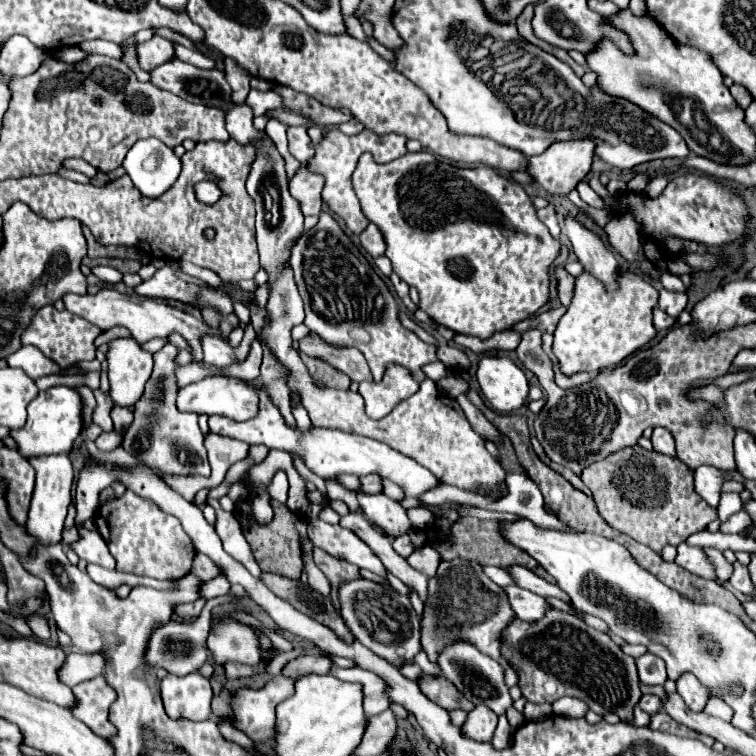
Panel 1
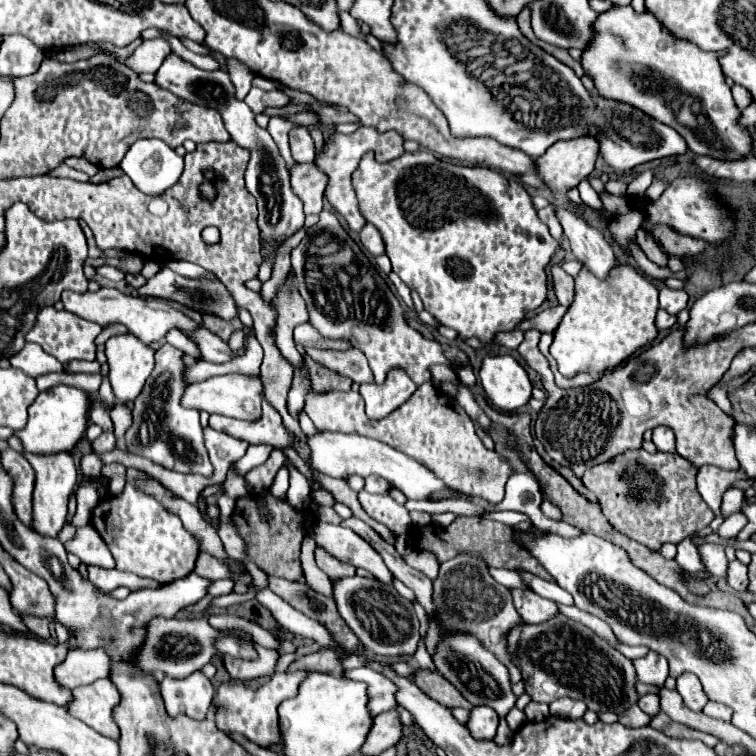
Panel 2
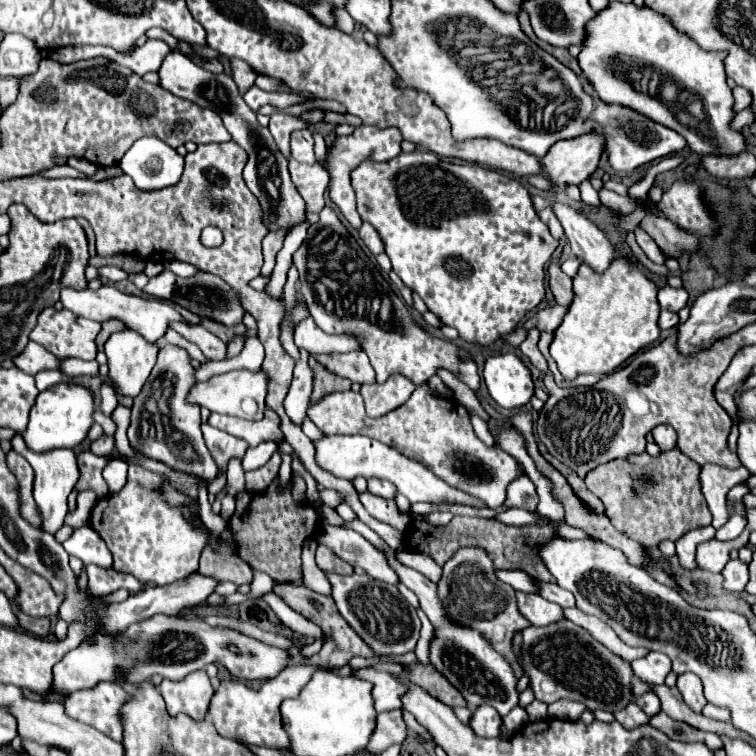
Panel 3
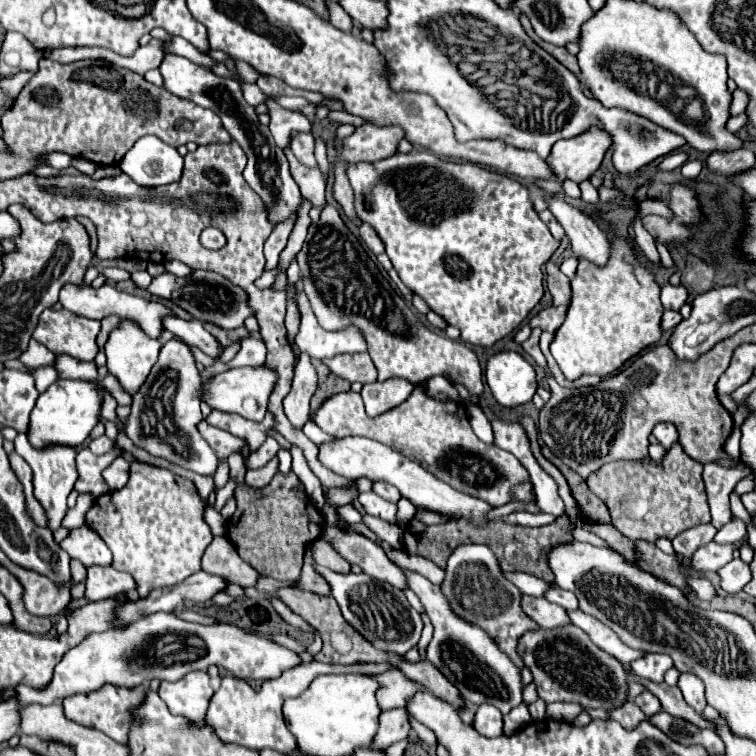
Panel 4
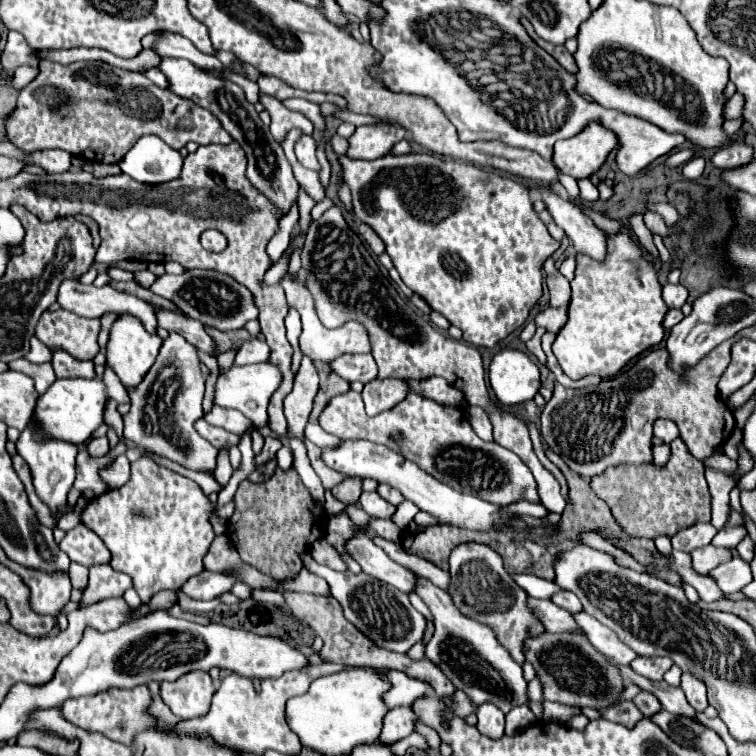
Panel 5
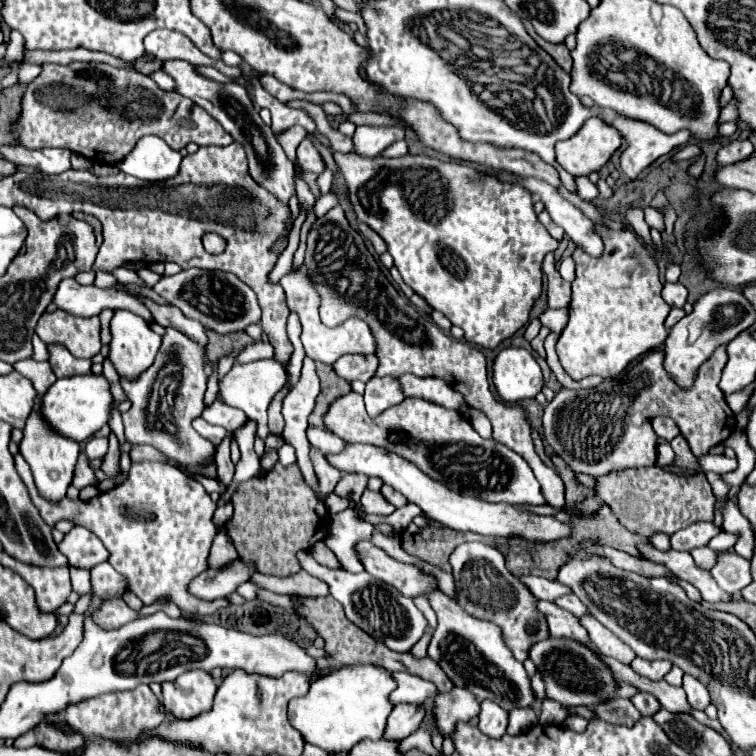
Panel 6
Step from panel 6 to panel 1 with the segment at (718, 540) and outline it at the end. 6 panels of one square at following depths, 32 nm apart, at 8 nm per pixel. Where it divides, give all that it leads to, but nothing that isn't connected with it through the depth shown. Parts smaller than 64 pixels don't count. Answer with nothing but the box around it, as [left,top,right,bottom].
[722,510,752,532]

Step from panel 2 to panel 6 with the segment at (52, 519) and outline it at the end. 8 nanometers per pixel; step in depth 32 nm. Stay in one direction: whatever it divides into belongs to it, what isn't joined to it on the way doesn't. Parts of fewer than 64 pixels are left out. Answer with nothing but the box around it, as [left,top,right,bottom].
[18,408,80,502]

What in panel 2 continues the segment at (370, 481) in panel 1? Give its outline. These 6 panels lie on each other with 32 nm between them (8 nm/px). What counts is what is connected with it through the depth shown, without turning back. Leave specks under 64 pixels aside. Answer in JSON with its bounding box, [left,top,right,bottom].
[364,476,388,494]

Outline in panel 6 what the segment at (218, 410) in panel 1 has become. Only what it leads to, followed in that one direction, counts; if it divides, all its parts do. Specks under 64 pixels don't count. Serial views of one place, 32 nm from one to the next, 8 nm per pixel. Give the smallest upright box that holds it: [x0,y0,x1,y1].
[218,360,286,440]

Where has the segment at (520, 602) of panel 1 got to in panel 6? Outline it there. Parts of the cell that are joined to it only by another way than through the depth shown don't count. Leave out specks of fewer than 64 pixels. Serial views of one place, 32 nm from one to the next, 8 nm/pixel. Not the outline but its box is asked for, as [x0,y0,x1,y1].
[536,600,592,646]

